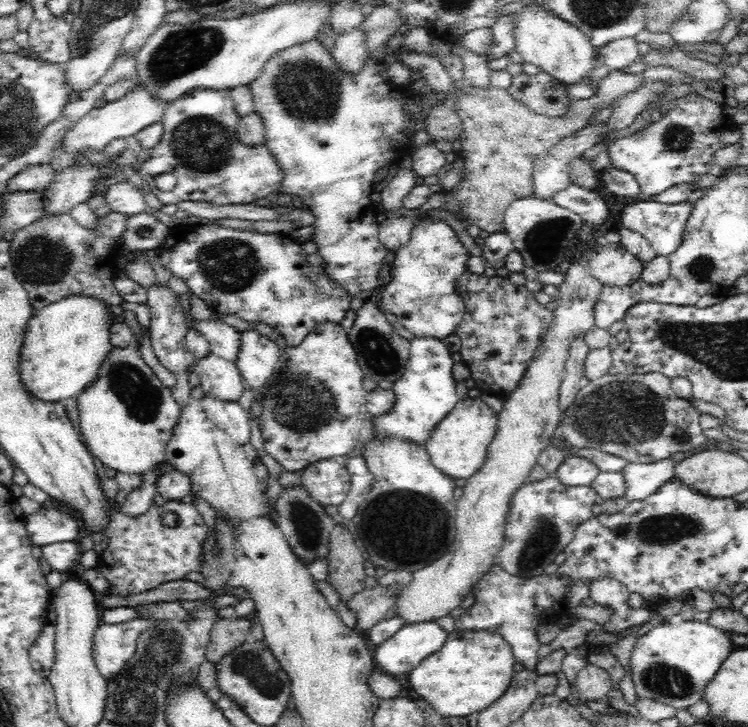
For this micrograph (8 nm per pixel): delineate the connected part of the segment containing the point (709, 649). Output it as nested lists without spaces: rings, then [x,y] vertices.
[[[673,620],[654,626],[637,638],[631,654],[631,677],[637,698],[648,698],[675,709],[687,709],[701,700],[706,683],[720,670],[732,652],[731,632],[712,626],[708,622]]]

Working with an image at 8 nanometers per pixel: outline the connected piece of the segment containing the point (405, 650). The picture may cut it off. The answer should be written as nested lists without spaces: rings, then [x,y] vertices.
[[[435,620],[404,625],[377,645],[376,666],[390,676],[409,673],[433,652],[438,652],[447,636],[448,632]]]

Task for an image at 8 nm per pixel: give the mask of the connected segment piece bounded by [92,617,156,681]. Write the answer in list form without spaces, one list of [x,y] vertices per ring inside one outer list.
[[[140,617],[122,624],[100,624],[93,636],[92,650],[95,665],[106,680],[122,671],[136,650],[140,632],[154,624],[156,619]]]

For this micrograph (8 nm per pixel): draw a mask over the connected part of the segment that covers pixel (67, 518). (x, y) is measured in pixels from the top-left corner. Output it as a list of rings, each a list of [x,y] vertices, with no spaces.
[[[50,502],[41,506],[36,515],[27,516],[25,528],[32,546],[42,548],[48,544],[76,540],[78,532],[83,528],[82,522],[59,510],[62,510],[62,506]]]

